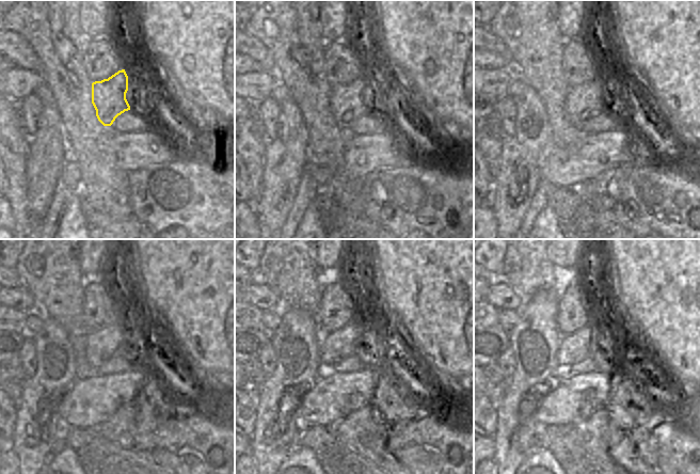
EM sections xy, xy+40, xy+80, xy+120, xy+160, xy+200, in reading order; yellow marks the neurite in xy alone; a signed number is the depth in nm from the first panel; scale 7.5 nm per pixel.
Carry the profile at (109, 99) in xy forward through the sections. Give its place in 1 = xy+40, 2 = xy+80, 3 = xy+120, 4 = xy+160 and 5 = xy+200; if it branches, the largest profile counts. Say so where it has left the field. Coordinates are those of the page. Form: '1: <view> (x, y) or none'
1: xy+40 (347, 101)
2: xy+80 (586, 100)
3: xy+120 (101, 344)
4: xy+160 (345, 342)
5: xy+200 (573, 348)

